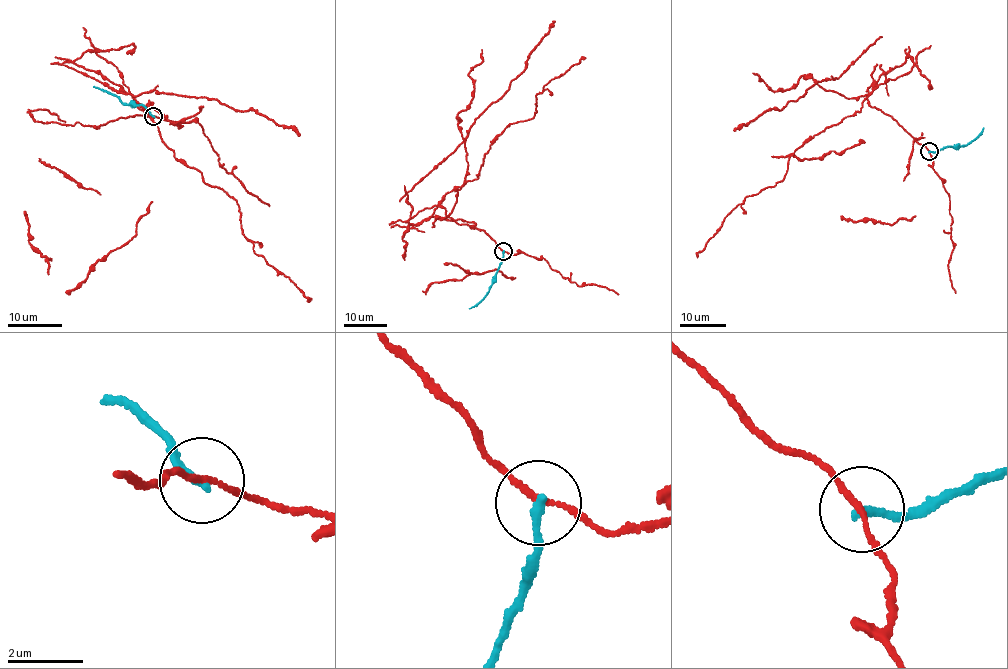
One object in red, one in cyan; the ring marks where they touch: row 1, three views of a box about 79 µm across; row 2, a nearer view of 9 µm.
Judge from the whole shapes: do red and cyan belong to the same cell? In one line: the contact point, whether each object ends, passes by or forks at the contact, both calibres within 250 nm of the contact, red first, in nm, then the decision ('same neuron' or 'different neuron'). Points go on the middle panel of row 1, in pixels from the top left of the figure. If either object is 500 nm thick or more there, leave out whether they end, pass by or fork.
at (503, 251); red passes by; cyan ends there; 140 nm thick on the red side, 220 nm on the other; different neuron

